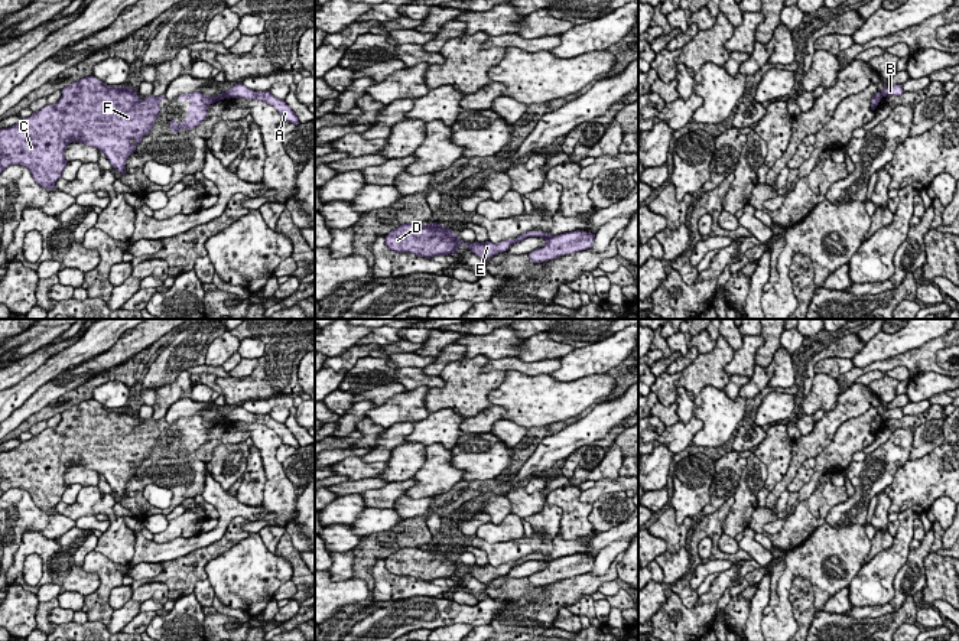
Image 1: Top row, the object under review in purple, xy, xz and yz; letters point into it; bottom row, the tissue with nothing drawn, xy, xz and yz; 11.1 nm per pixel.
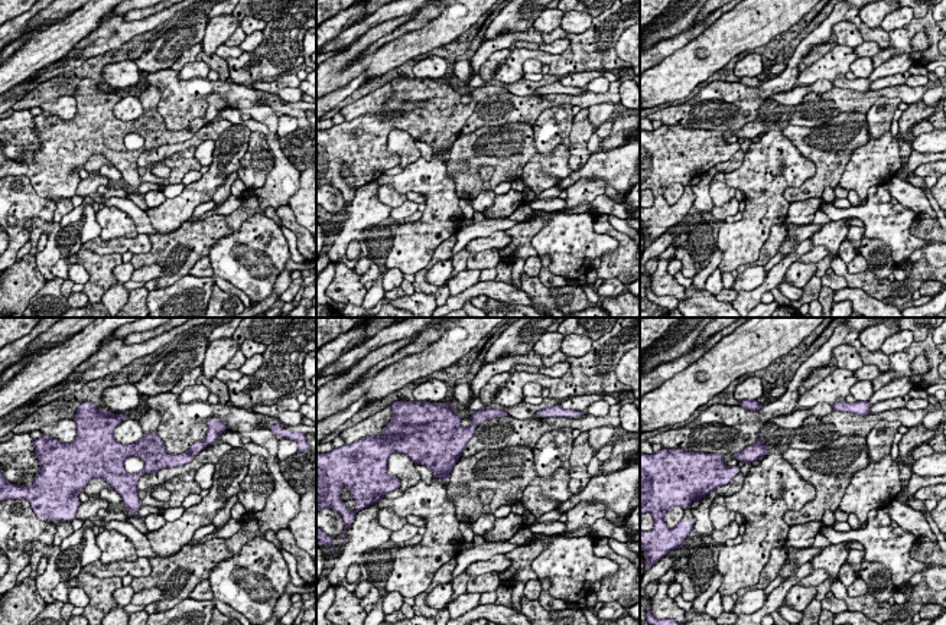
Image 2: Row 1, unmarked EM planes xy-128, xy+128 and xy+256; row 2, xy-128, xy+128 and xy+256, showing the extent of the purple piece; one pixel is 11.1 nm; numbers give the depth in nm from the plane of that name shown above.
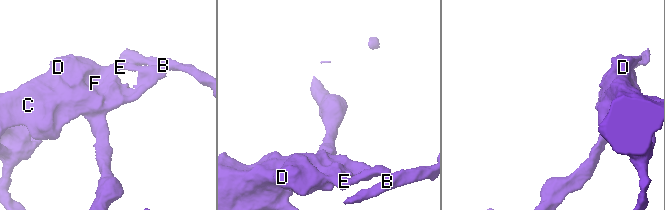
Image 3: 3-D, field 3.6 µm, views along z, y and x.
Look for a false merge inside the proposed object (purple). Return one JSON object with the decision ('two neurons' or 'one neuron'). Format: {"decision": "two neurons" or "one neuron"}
{"decision": "two neurons"}

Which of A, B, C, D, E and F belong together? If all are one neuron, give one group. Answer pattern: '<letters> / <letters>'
A B / C D E F

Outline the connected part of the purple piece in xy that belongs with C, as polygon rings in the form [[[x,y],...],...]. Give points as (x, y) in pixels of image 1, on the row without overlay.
[[[94,398],[66,409],[61,416],[56,427],[46,429],[20,442],[17,448],[0,453],[0,497],[10,488],[22,488],[30,494],[39,510],[56,513],[55,505],[68,488],[64,479],[66,469],[79,465],[103,475],[111,489],[123,498],[129,479],[153,452],[160,424],[165,422],[163,417],[142,423],[133,411],[105,409]]]

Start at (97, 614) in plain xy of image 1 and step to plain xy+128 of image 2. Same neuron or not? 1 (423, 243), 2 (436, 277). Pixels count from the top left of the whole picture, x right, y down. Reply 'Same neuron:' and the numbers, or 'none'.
Same neuron: none

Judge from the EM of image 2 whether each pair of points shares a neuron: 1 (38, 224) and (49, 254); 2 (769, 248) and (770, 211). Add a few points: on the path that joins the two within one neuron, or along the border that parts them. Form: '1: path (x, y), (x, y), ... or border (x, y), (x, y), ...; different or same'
1: path (45, 230), (49, 234), (49, 247); same
2: border (783, 223), (771, 227), (758, 257), (748, 264); different

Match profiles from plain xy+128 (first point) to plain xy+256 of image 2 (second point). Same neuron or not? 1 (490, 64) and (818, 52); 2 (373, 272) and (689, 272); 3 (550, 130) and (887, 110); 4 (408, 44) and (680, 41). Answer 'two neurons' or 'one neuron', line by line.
1: one neuron
2: one neuron
3: one neuron
4: two neurons

